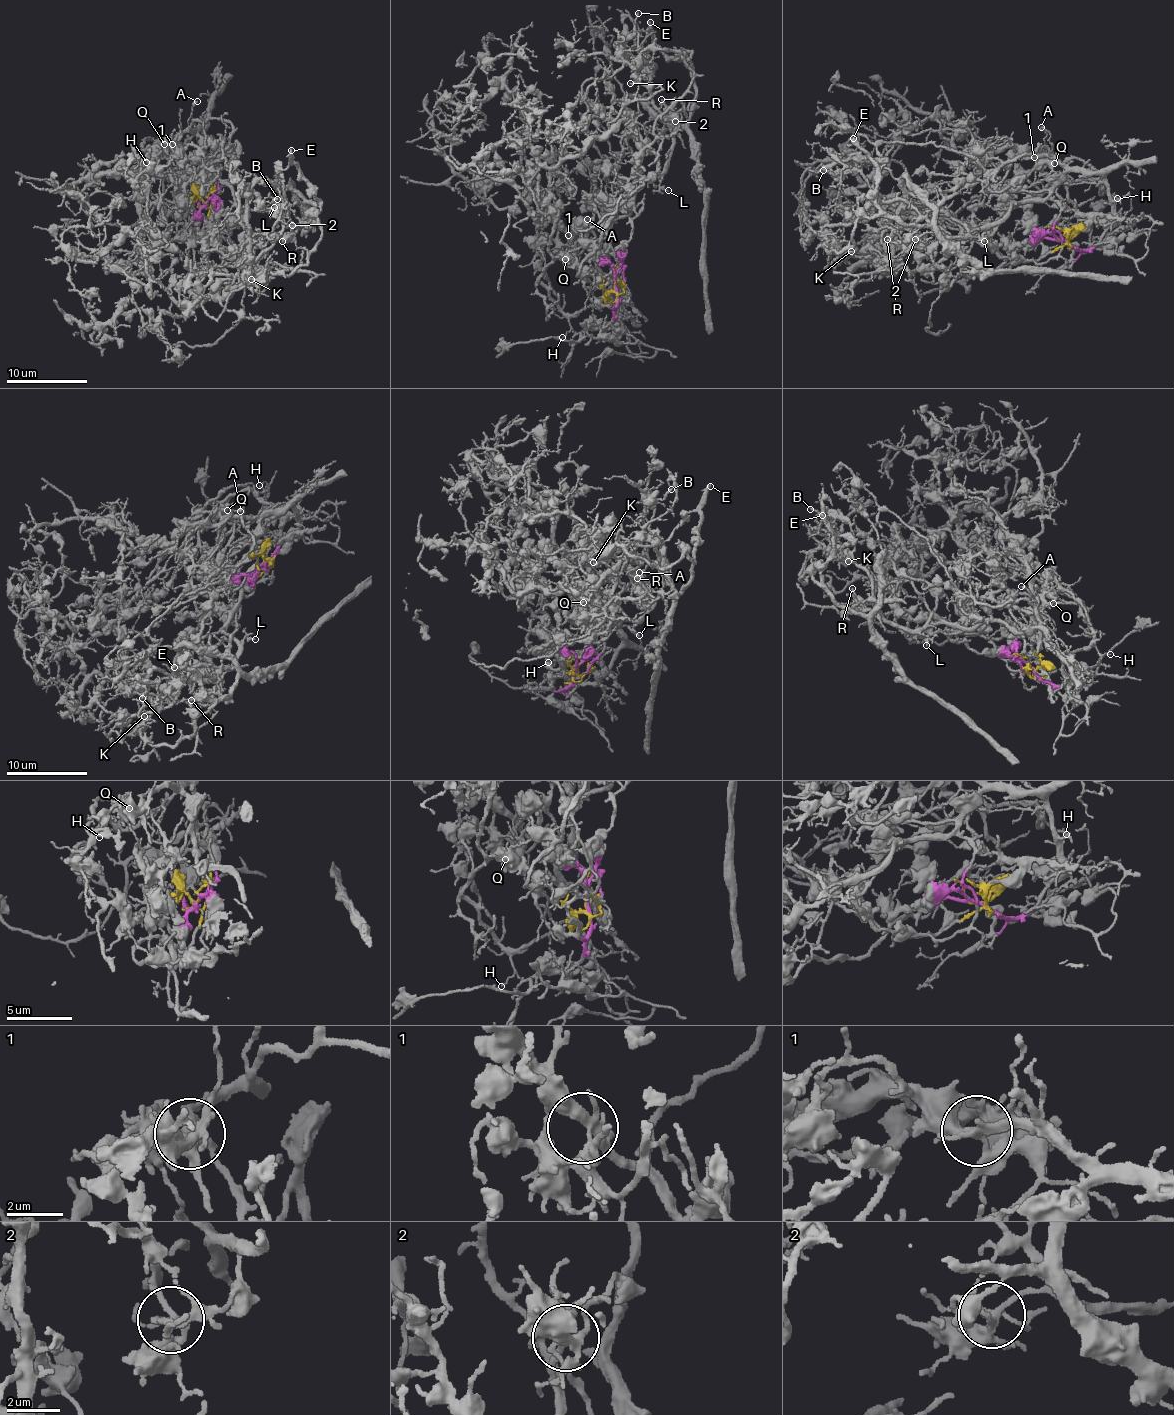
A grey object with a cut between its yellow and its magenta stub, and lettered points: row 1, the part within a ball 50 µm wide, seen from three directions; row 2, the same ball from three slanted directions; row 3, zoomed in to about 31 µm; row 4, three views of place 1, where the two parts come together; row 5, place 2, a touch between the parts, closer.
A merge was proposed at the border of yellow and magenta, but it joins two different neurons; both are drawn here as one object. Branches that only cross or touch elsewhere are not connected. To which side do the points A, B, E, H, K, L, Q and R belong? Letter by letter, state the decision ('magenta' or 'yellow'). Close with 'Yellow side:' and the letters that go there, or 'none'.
A: magenta
B: magenta
E: yellow
H: magenta
K: yellow
L: magenta
Q: magenta
R: magenta
Yellow side: E, K

